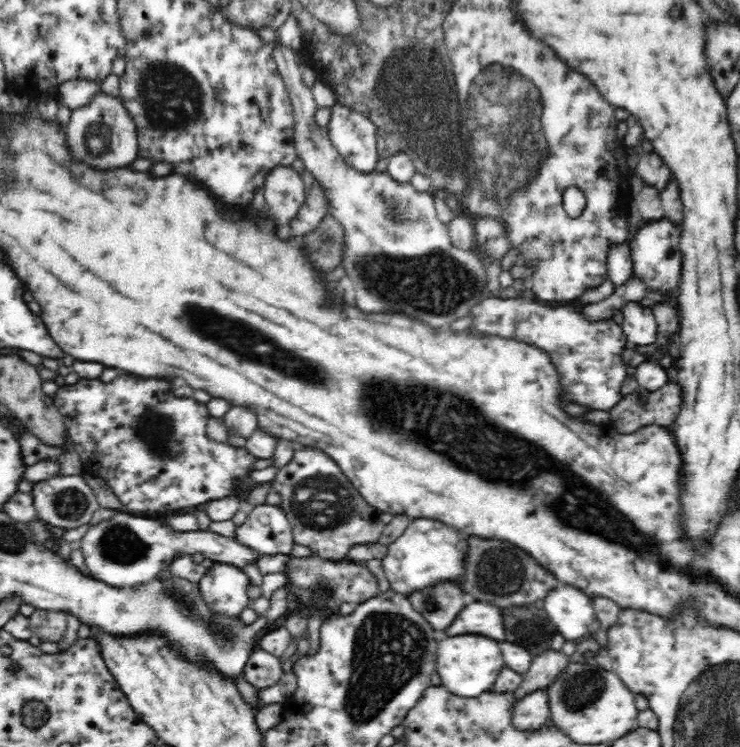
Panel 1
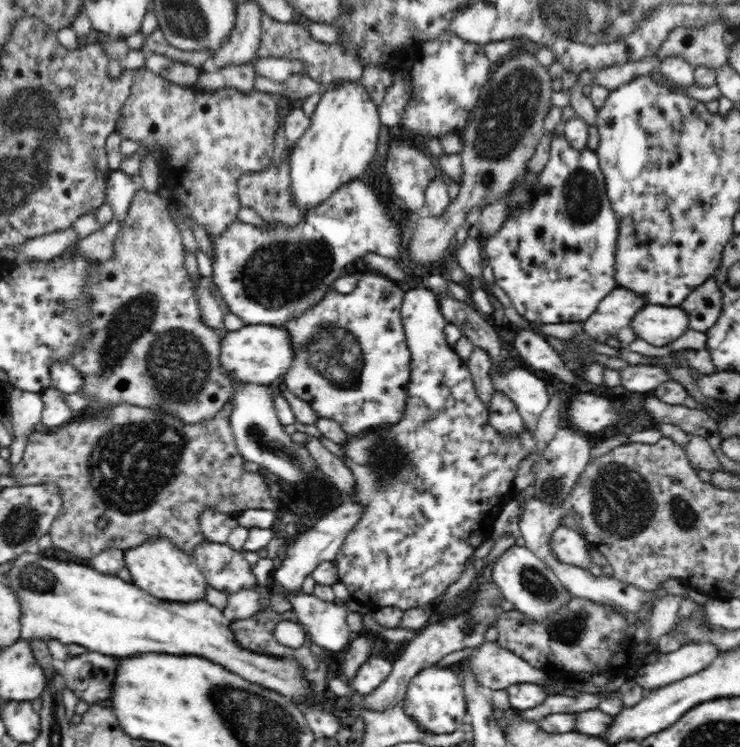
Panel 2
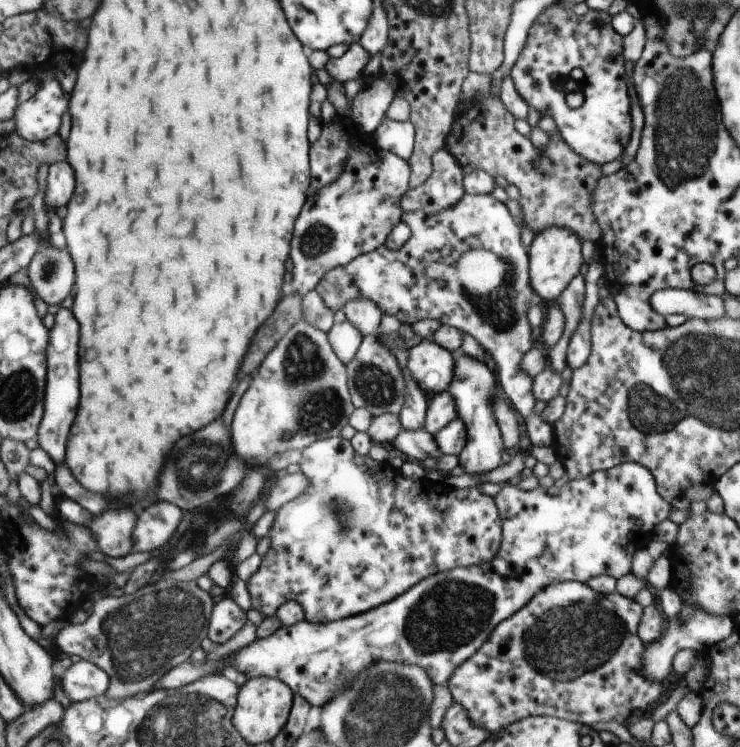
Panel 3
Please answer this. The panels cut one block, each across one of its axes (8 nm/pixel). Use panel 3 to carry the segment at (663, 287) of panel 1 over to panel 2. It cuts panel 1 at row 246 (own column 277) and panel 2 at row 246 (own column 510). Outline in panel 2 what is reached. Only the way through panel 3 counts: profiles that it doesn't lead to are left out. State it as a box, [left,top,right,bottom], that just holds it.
[484,129,620,324]

